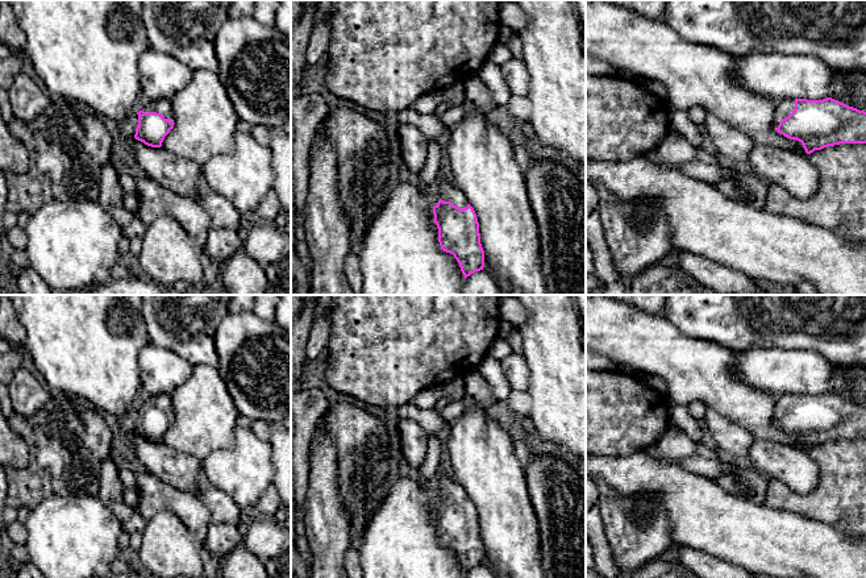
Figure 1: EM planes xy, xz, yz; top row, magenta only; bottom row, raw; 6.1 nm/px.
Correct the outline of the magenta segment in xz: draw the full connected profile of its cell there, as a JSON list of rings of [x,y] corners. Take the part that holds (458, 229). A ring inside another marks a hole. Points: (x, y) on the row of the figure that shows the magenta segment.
[[[440,180],[438,190],[440,200],[433,207],[438,242],[444,251],[454,255],[466,279],[484,267],[476,213],[457,186]]]

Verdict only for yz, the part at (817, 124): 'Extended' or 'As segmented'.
Extended

